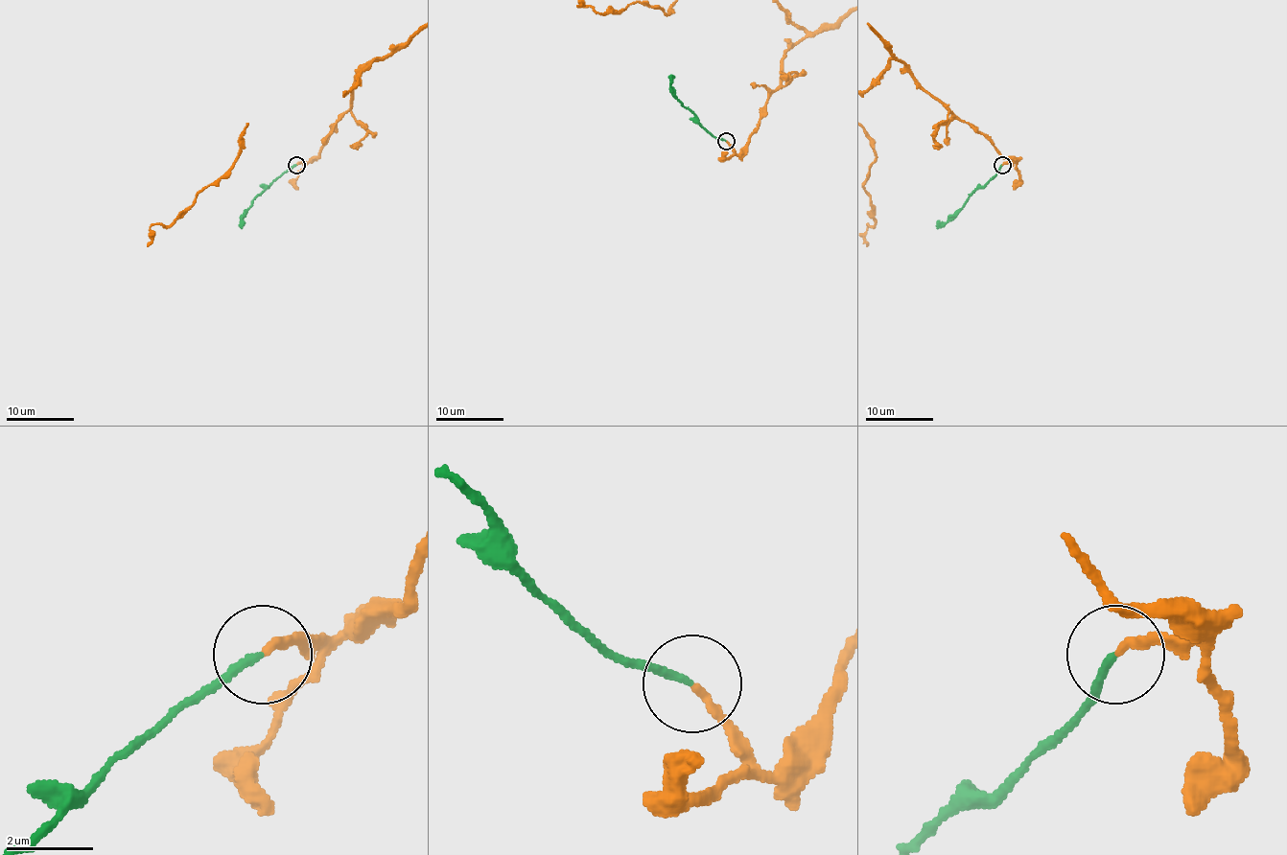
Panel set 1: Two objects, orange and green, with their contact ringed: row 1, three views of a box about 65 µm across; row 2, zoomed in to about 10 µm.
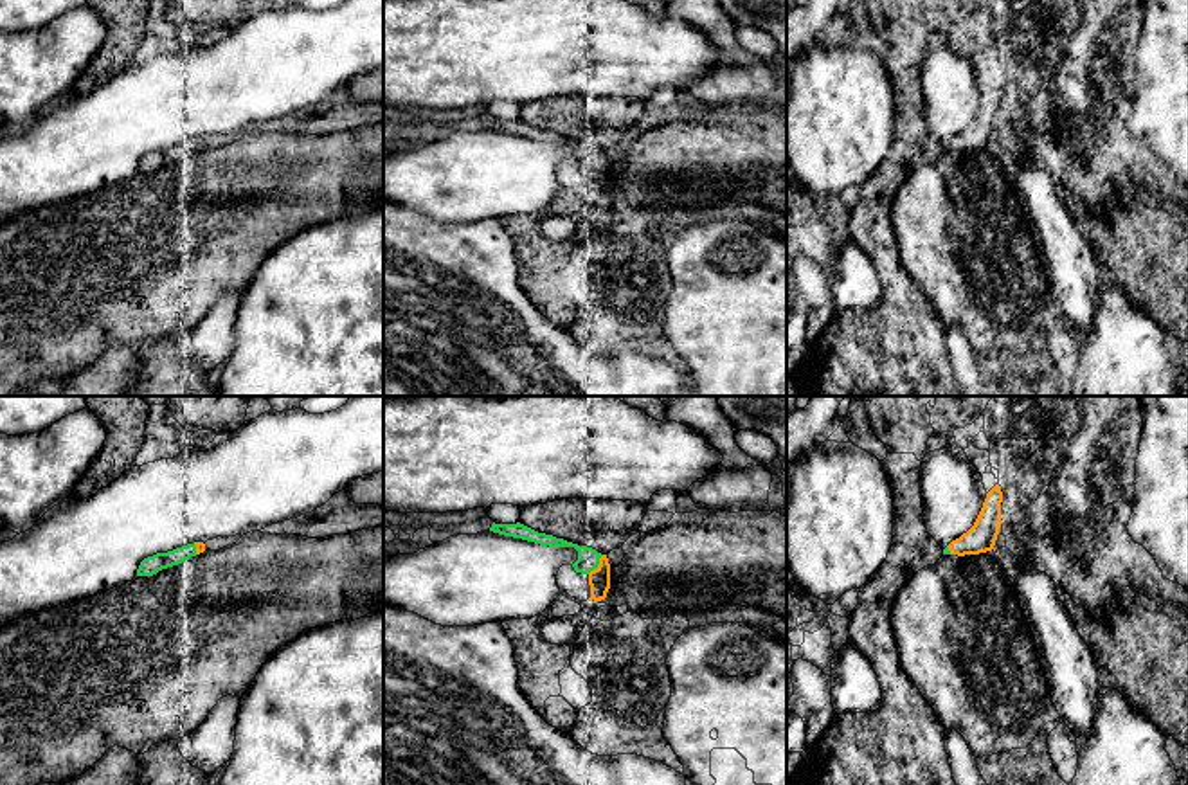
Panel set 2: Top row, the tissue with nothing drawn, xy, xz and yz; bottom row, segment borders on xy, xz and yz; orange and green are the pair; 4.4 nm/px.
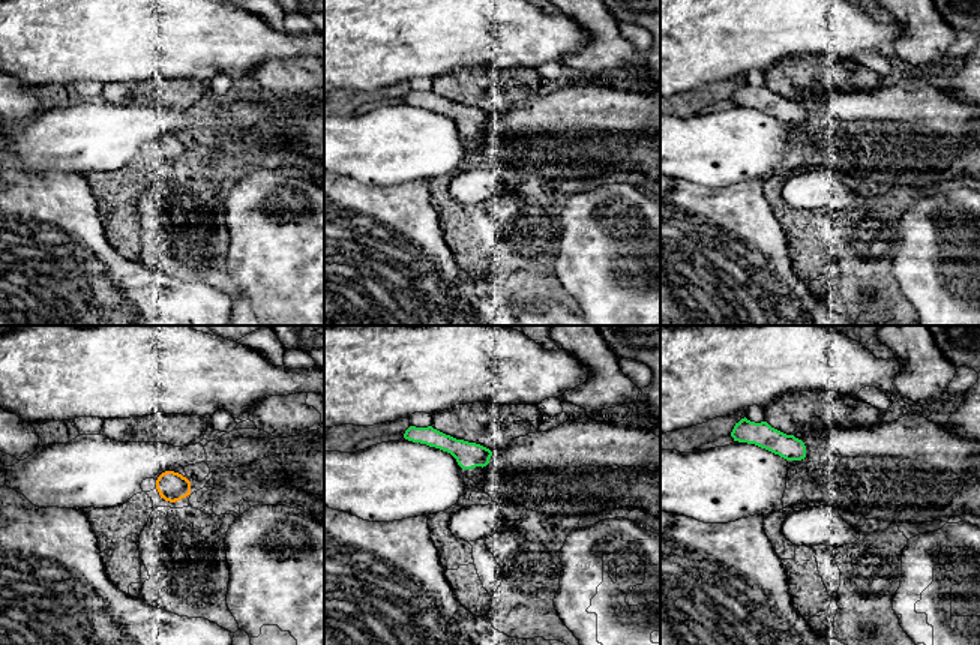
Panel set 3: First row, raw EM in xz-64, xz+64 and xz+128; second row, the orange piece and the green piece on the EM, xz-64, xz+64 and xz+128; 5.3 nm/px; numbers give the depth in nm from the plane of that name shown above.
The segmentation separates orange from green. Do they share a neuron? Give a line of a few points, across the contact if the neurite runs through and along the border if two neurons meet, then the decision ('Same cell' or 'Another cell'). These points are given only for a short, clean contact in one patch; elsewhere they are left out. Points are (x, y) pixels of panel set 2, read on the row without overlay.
Same cell

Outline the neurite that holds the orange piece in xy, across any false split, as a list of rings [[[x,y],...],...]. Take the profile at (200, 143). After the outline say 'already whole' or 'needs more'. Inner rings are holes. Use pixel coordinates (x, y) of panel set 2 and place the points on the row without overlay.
[[[194,139],[194,140],[187,140],[187,142],[173,146],[173,148],[167,148],[167,149],[157,149],[140,158],[140,162],[137,166],[137,173],[153,173],[158,167],[178,162],[203,148],[205,148],[205,140]]]; needs more

